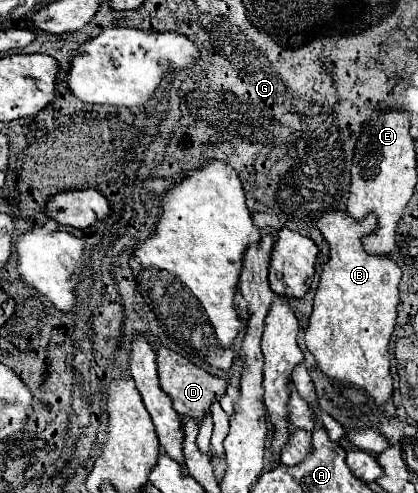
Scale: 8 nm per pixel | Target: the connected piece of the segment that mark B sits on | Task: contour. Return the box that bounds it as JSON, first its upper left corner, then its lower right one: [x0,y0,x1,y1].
[305,213,401,407]

